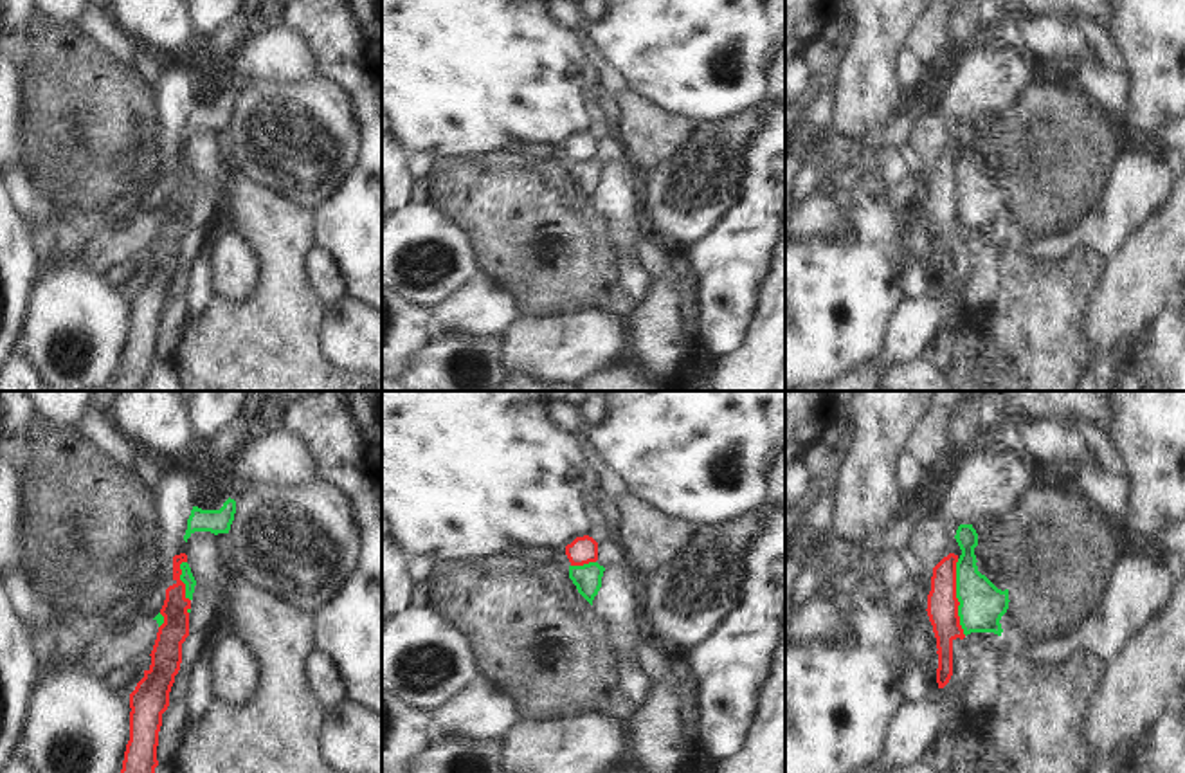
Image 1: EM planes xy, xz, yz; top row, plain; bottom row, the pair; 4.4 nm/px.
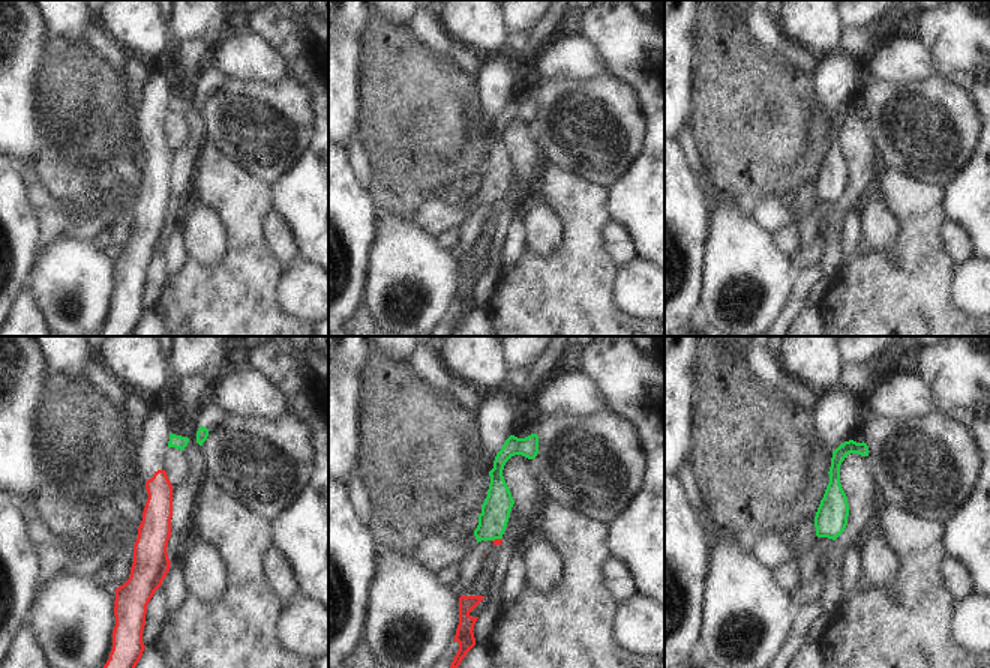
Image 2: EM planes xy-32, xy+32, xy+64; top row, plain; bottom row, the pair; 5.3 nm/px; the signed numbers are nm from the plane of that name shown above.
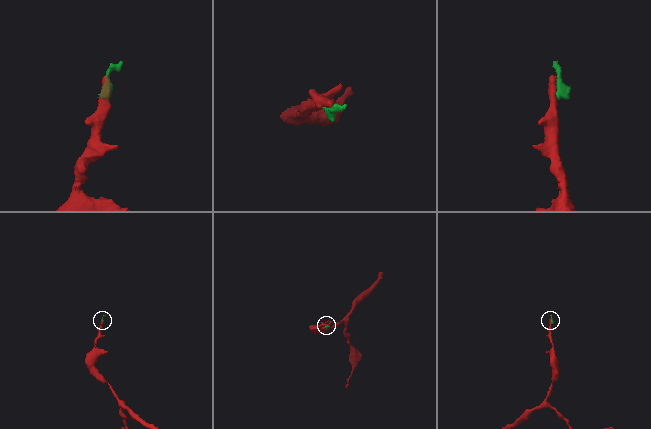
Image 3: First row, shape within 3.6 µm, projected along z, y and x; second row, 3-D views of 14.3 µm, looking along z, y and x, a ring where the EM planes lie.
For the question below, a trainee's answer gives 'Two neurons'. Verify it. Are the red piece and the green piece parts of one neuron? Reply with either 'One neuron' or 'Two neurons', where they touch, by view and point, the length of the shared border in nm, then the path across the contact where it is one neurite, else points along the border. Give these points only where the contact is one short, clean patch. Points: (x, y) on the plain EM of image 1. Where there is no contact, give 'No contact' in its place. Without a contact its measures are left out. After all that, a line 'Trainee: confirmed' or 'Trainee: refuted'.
Two neurons. Touches red at yz (955, 193). Shared border 340 nm. Boundary: yz (957, 155), (958, 220), (966, 231)
Trainee: confirmed

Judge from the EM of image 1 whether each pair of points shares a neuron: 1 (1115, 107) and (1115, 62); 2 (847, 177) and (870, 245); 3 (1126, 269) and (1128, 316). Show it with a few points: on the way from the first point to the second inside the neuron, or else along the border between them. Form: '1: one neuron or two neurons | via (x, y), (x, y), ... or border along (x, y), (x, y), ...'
1: two neurons | border along (1110, 71), (1126, 76)
2: two neurons | border along (868, 172), (838, 195), (838, 218), (832, 226)
3: one neuron | via (1128, 280), (1128, 305)

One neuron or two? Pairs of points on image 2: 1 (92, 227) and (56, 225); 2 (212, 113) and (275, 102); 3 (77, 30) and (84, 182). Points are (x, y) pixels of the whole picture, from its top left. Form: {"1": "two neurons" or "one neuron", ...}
{"1": "one neuron", "2": "one neuron", "3": "two neurons"}

